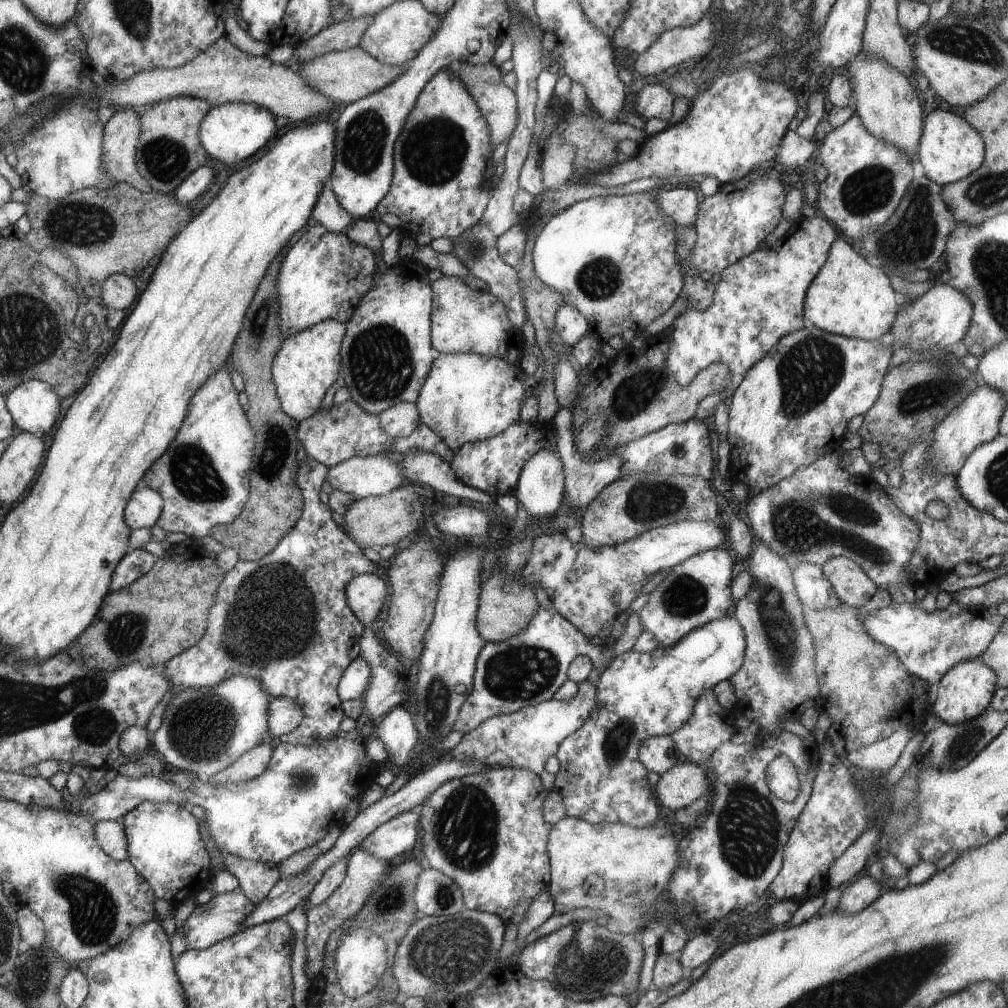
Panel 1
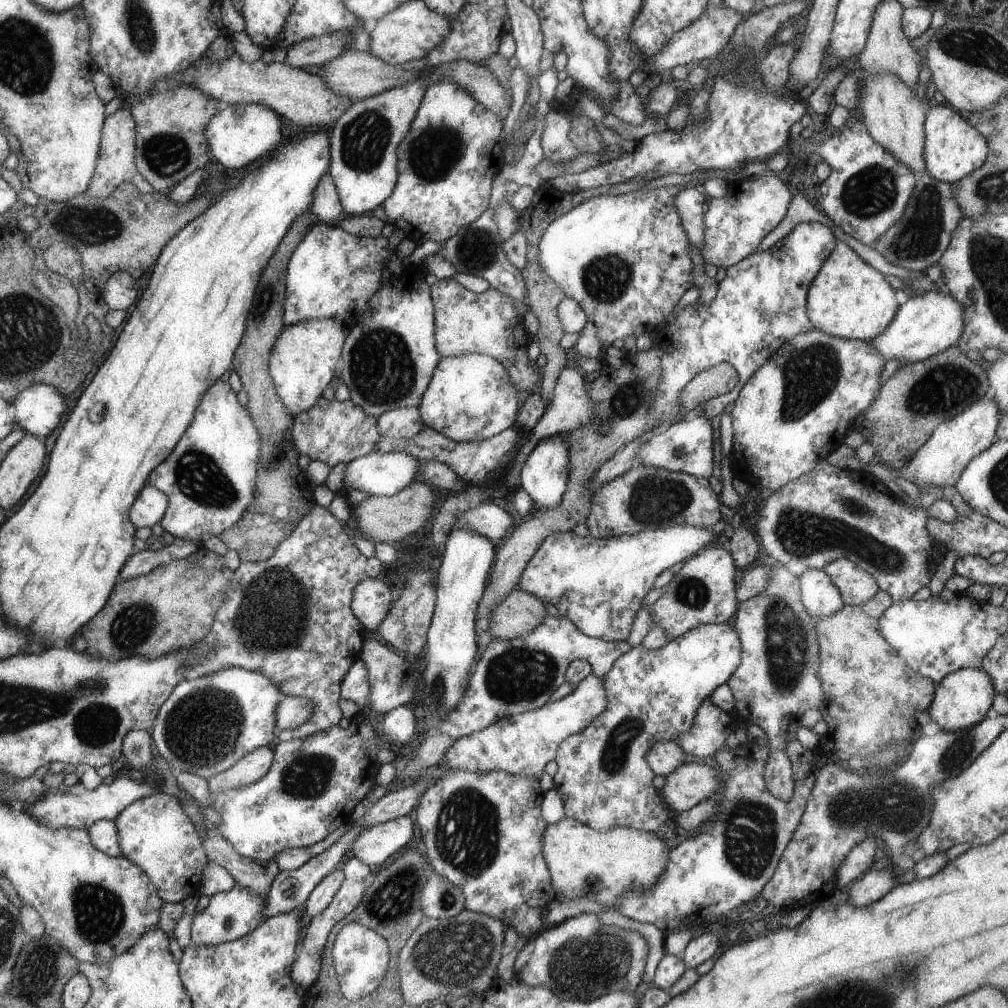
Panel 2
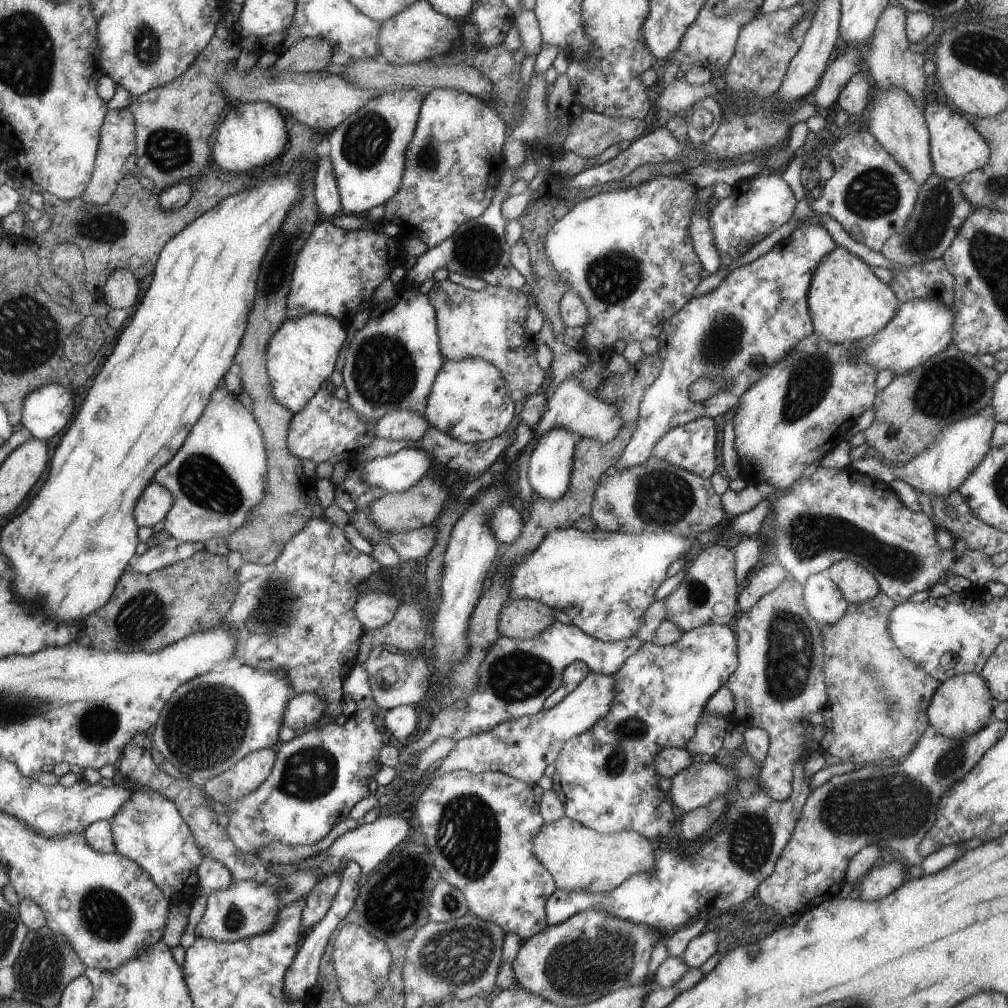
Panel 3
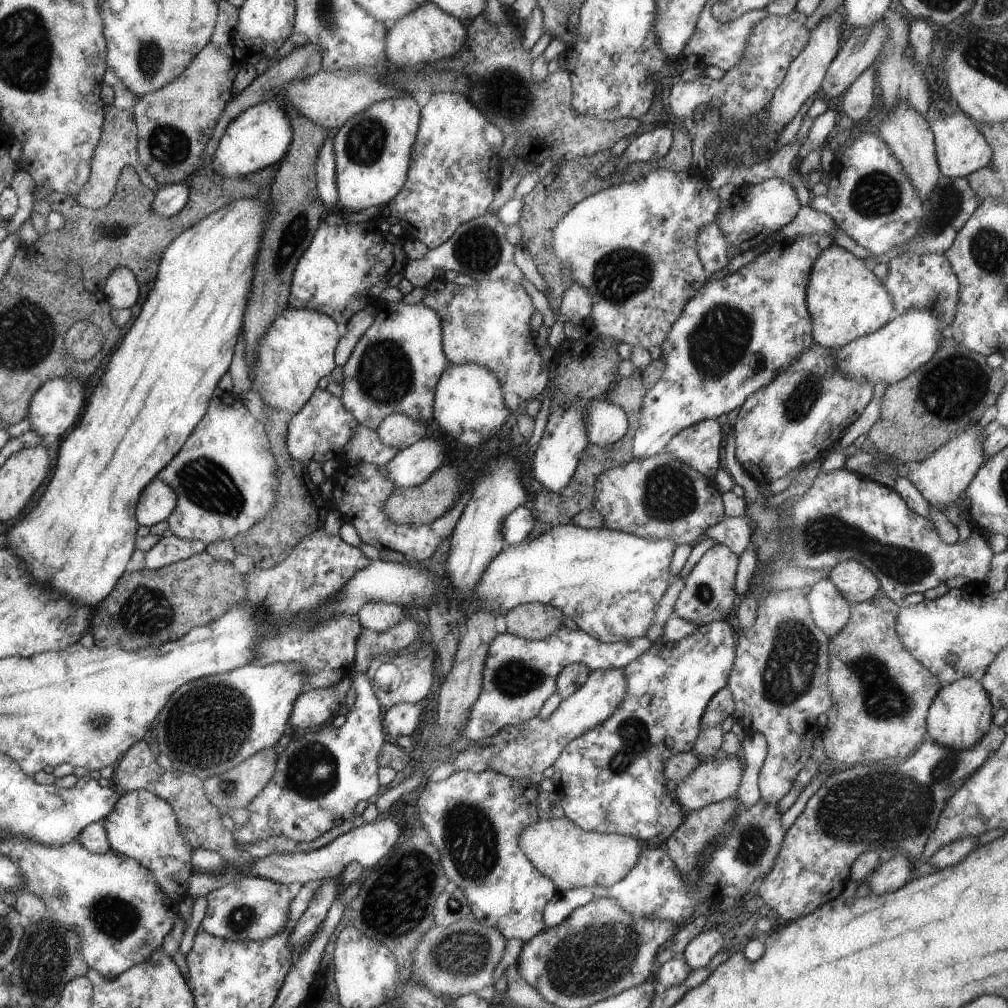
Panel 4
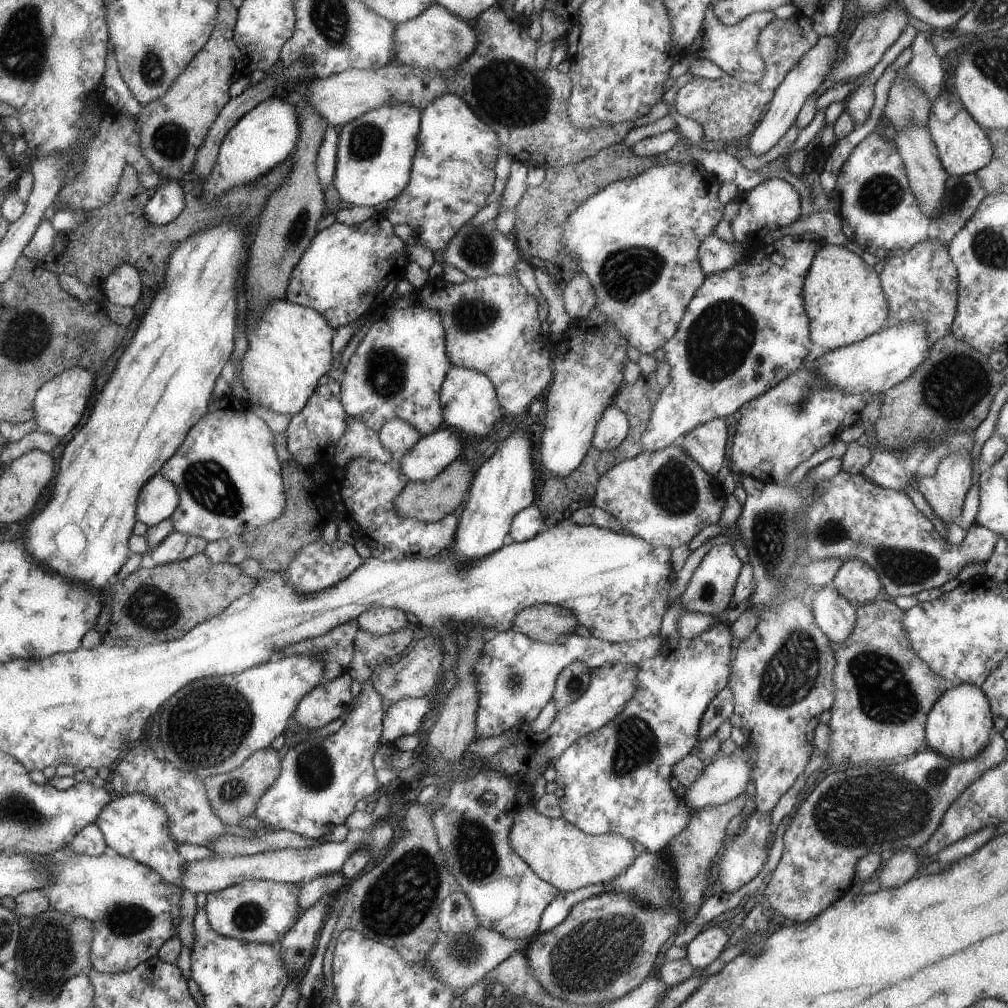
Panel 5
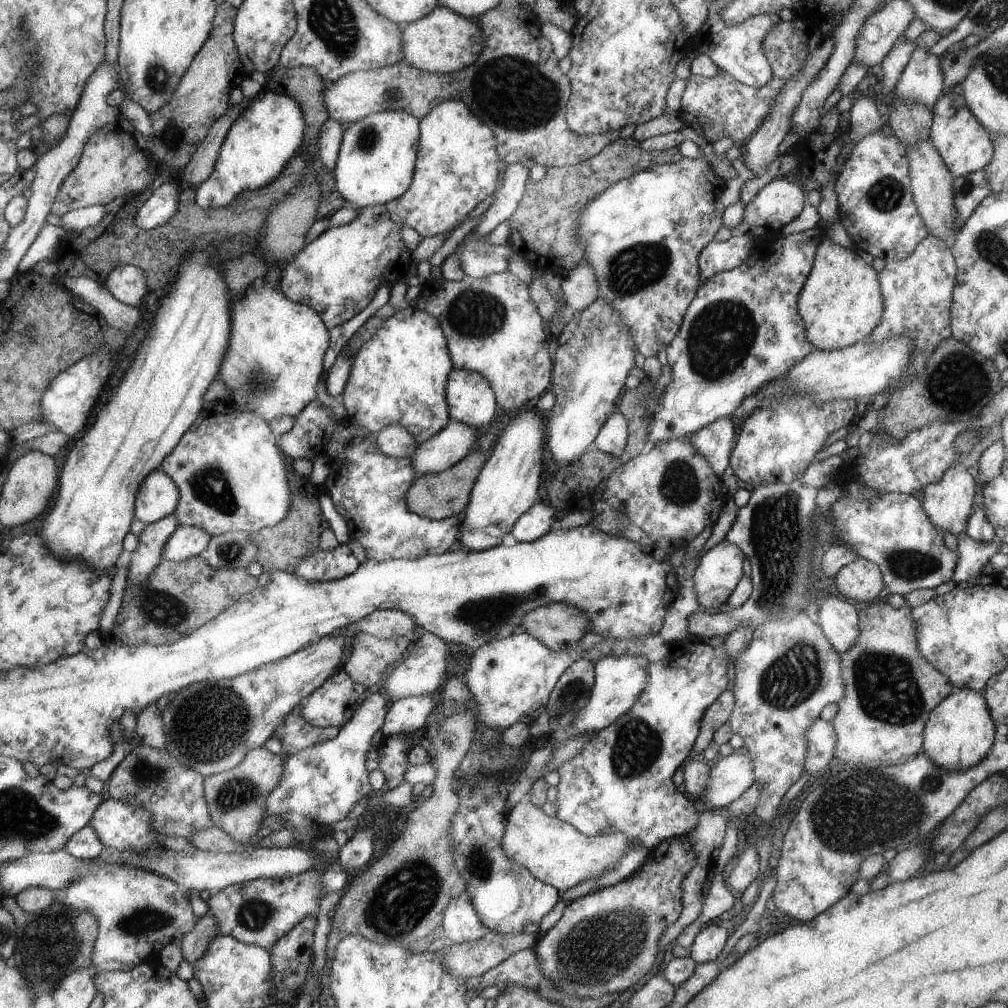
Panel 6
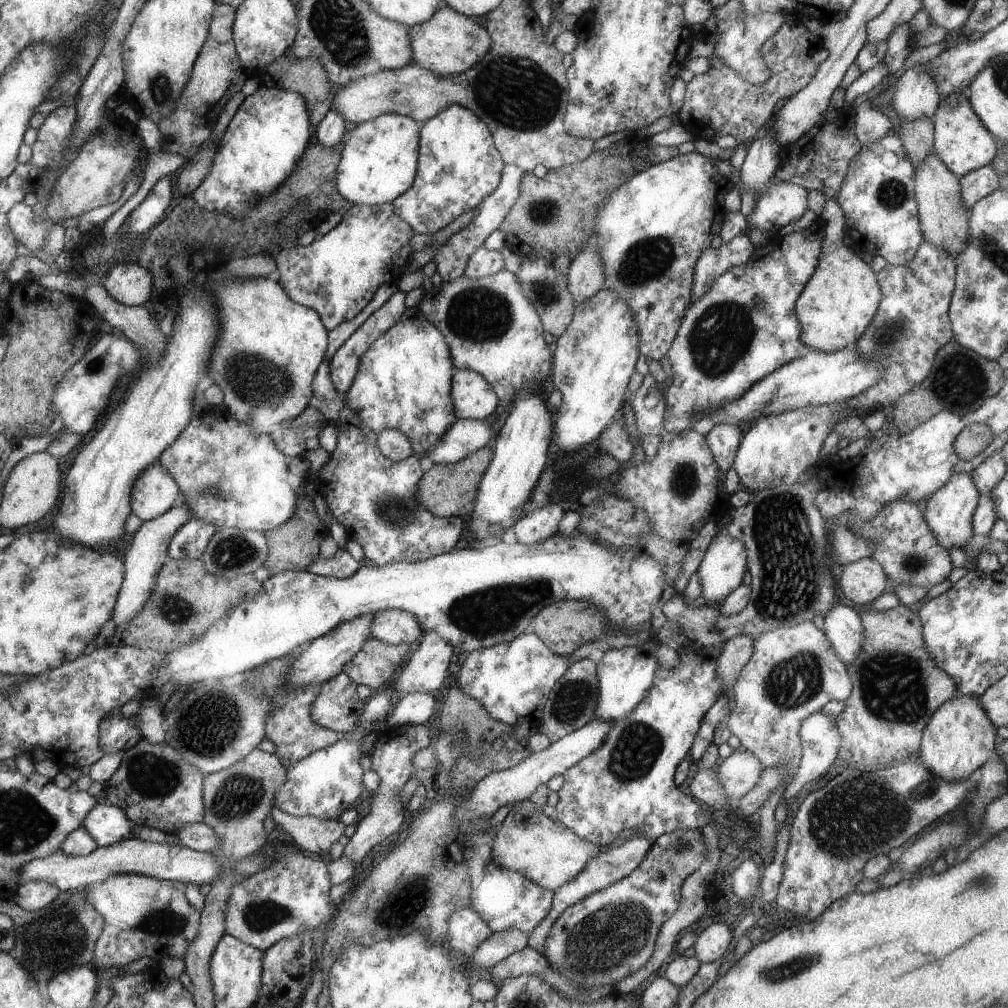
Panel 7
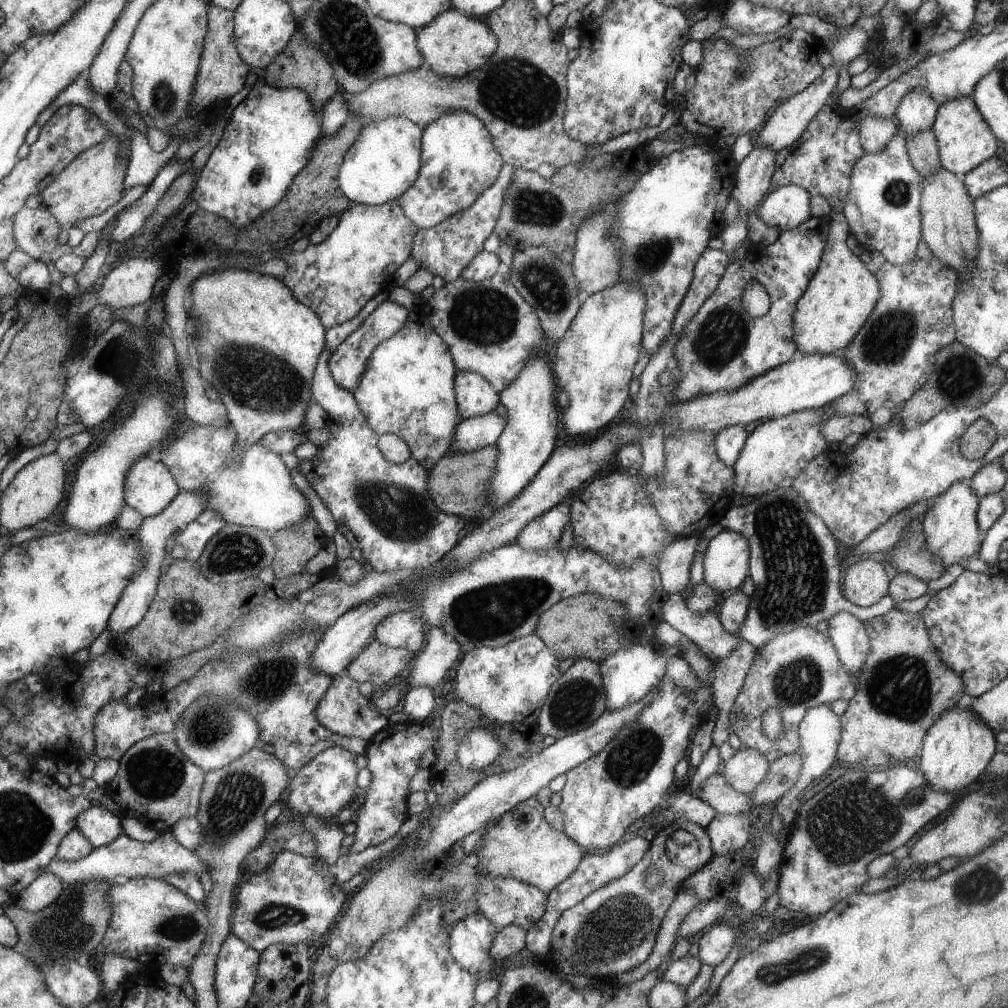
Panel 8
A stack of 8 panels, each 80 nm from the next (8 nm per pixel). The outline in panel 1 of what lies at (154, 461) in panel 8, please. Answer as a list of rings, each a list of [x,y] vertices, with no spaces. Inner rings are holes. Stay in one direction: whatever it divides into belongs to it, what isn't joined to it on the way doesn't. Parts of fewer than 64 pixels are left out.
[[[140,482],[127,504],[126,521],[128,526],[132,529],[142,527],[150,529],[158,523],[165,504],[166,499],[159,491]]]

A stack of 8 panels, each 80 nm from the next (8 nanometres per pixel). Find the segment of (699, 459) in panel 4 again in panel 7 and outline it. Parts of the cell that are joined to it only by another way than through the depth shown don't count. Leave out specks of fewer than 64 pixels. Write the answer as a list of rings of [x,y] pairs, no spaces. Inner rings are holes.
[[[728,423],[715,425],[705,436],[709,451],[720,470],[727,472],[732,467],[742,438],[739,426]]]

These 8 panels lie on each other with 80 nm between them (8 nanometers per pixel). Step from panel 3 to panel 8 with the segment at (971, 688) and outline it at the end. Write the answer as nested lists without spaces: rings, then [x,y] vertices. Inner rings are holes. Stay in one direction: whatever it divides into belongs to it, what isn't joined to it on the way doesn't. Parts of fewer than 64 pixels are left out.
[[[969,707],[948,708],[928,728],[922,749],[917,757],[918,770],[924,774],[928,784],[940,792],[965,793],[970,784],[978,783],[998,750],[995,732]]]

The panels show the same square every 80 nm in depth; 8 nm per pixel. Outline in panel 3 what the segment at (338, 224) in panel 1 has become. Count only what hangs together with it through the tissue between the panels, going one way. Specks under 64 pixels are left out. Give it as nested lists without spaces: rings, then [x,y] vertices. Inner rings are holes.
[[[329,156],[319,157],[314,172],[315,199],[322,218],[330,220],[343,214],[341,196],[337,187],[333,164]]]

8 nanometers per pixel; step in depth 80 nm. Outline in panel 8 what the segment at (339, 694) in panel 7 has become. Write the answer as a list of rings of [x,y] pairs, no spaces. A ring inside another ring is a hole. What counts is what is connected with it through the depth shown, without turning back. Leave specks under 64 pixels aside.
[[[346,674],[334,677],[327,694],[324,694],[319,706],[316,706],[315,713],[323,726],[333,734],[358,737],[368,741],[385,729],[390,724],[390,720],[373,707],[371,698],[360,694],[359,685]]]

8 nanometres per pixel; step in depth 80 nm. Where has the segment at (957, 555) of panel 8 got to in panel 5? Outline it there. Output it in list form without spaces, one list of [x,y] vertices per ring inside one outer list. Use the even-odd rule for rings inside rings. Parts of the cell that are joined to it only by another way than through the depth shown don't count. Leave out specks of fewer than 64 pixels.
[[[965,451],[949,454],[937,465],[933,475],[919,478],[914,484],[943,522],[958,523],[960,520],[964,498],[972,486],[971,456]]]

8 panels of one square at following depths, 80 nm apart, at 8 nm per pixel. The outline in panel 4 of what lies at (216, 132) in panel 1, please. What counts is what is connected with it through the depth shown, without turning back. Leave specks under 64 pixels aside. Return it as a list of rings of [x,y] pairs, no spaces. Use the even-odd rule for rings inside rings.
[[[275,98],[265,100],[241,112],[226,127],[215,152],[213,169],[223,177],[242,178],[262,168],[274,167],[289,152],[293,138],[293,128],[284,108]]]

